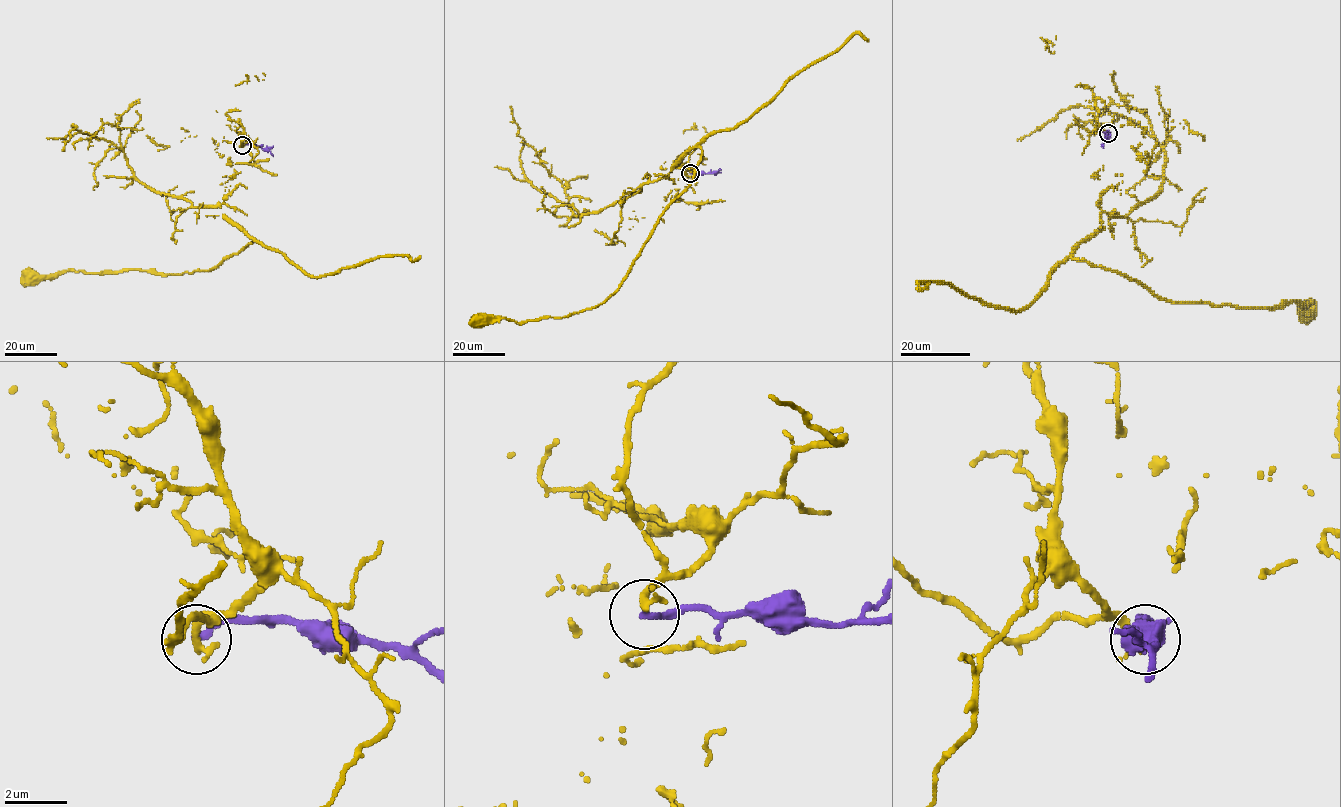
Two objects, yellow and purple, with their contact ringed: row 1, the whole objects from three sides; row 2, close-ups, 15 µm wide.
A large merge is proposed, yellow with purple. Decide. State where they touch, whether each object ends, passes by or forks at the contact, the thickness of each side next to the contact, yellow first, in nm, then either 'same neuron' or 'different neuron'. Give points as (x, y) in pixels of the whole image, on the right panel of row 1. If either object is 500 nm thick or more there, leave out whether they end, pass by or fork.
place (1108, 133); yellow ends; purple ends; calibres 300 and 220 nm; different neuron

